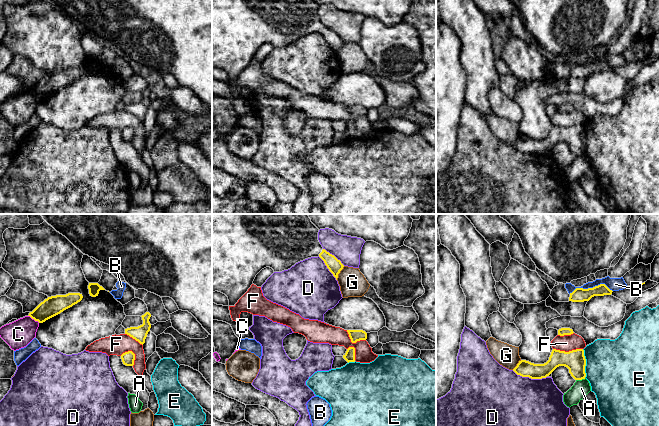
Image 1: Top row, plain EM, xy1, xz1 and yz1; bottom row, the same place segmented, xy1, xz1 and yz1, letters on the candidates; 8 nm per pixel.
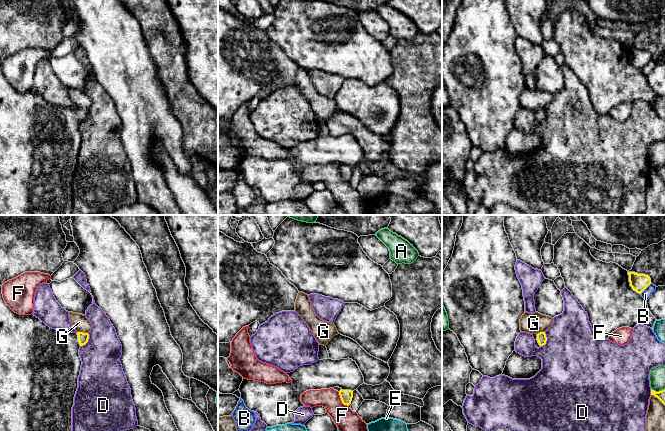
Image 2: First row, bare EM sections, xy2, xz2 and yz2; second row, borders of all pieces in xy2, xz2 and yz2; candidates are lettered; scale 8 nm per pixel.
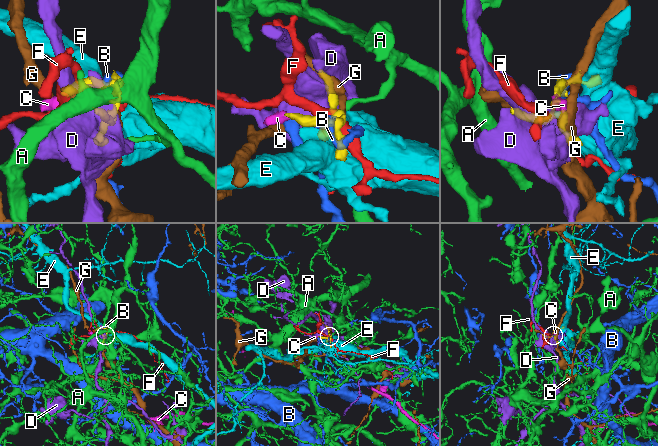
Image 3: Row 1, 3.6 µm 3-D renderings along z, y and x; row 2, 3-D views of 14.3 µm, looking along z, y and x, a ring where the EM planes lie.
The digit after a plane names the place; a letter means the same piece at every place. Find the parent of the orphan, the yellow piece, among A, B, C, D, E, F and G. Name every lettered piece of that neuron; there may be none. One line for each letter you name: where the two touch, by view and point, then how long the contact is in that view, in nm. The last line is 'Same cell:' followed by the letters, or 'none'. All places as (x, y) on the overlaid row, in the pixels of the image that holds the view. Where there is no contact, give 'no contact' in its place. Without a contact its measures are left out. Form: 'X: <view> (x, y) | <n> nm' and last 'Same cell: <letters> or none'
Same cell: none

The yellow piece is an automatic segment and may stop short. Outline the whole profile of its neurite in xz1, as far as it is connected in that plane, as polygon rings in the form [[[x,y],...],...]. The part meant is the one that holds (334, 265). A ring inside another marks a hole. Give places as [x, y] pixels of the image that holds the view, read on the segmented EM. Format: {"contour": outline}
{"contour": [[[212,214],[212,292],[225,294],[229,306],[235,306],[262,269],[270,267],[274,272],[282,272],[300,261],[318,256],[337,280],[344,265],[322,247],[318,232],[307,214]]]}

